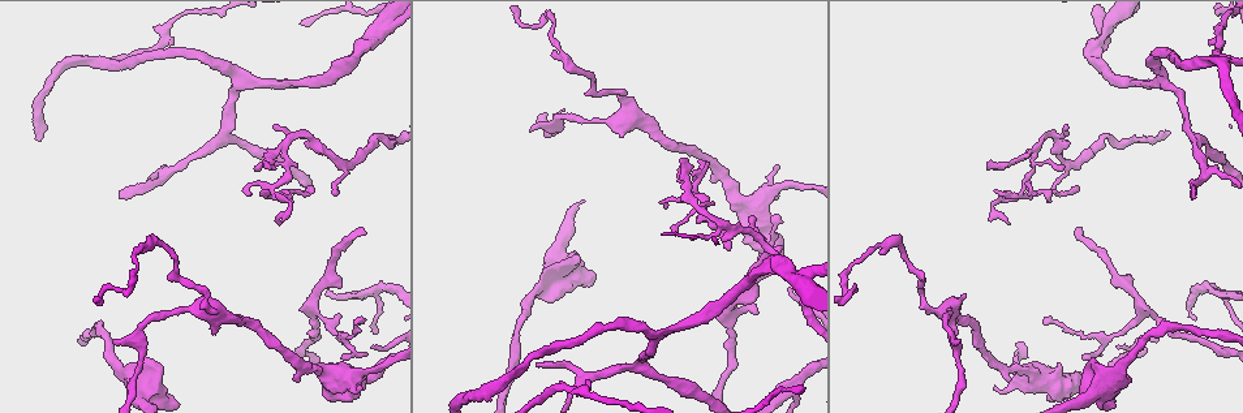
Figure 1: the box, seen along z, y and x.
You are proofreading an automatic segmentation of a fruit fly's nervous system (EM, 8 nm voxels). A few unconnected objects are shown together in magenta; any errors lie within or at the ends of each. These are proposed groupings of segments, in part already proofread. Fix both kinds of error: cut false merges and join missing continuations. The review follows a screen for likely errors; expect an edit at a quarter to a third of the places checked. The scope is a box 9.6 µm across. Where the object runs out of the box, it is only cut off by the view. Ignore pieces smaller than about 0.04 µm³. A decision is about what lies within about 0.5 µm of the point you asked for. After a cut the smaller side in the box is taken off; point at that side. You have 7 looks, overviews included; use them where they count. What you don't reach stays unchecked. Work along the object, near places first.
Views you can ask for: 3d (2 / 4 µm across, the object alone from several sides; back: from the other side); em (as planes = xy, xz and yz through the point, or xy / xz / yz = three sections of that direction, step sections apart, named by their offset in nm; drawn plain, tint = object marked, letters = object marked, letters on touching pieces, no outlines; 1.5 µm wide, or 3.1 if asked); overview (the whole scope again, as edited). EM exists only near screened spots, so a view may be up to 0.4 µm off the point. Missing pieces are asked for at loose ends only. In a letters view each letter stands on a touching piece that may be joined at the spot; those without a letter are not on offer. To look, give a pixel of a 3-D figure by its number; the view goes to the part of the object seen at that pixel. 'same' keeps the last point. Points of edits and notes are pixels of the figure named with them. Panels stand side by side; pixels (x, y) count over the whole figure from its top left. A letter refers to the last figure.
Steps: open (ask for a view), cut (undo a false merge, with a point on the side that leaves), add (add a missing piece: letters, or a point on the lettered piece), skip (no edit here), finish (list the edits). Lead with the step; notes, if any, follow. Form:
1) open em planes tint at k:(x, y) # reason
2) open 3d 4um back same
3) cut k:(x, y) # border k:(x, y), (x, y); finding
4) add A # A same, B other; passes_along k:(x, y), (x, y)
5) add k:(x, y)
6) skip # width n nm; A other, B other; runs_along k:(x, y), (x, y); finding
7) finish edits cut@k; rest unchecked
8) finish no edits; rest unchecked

open em planes letters at 1:(692, 179) # an open end

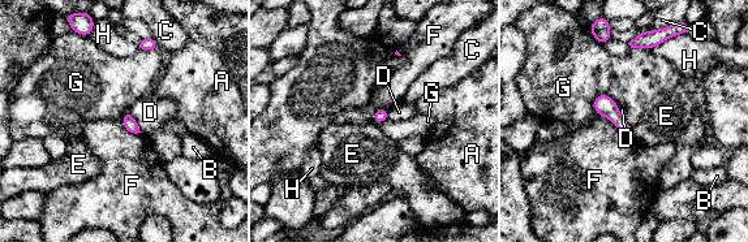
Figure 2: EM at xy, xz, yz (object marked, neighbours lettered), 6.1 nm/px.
skip # A other, B other, C other, D other, E other, F other, G other, H other; border 2:(592, 100), (607, 94), (618, 104); none of them fits

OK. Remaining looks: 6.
open em xz step 4 letters at 1:(779, 245) # tapers out

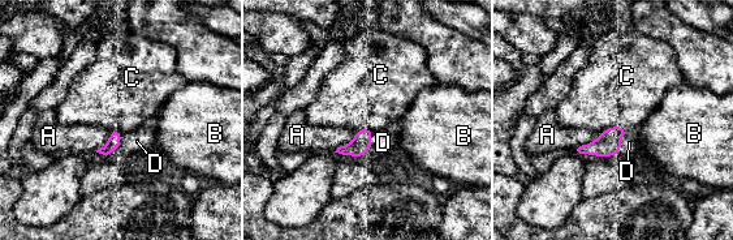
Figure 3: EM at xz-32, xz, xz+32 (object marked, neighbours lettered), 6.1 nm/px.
add D # width 80 nm; A other, B other, C other, D same; it goes on there

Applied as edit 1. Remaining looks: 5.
open em planes letters at 1:(119, 198) # tapers out

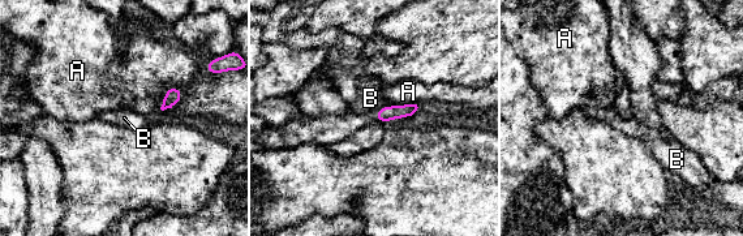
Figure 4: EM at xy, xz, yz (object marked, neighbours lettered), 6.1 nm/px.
skip # A other, B other; border 4:(389, 104), (376, 111); no lettered piece goes on from it

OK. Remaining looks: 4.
finish edits add@3; rest unchecked

